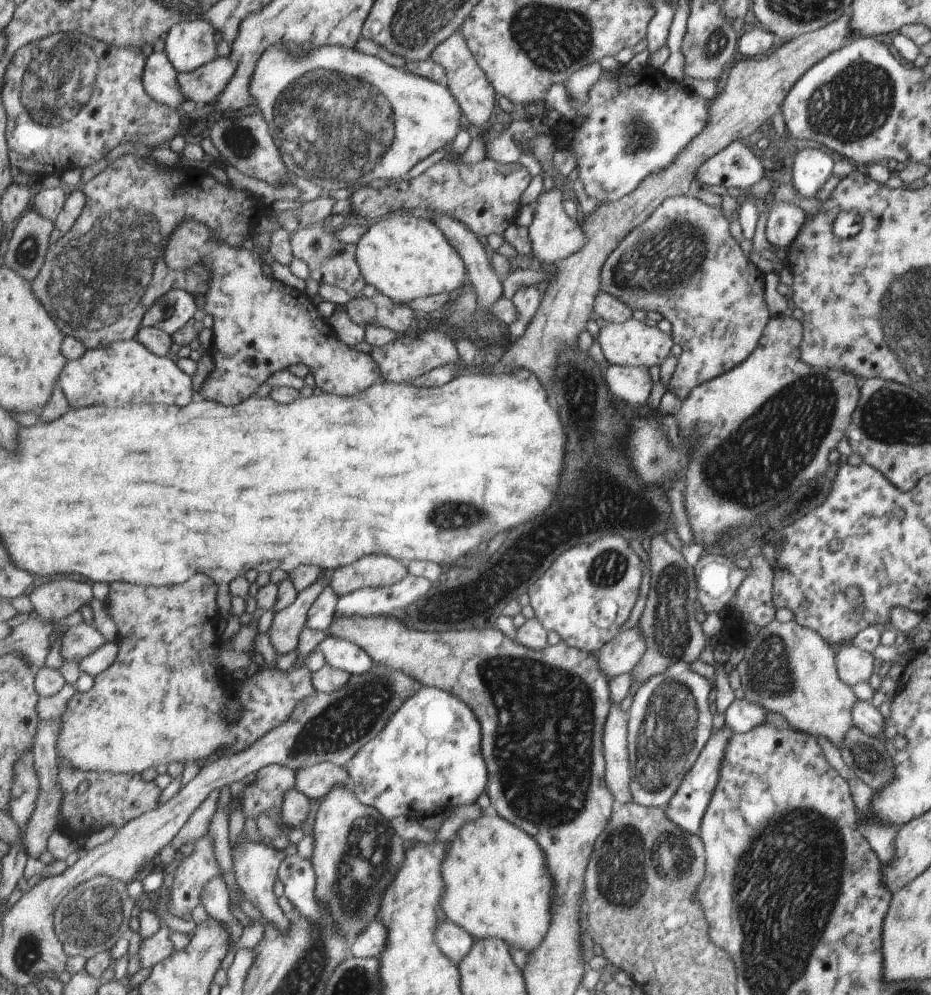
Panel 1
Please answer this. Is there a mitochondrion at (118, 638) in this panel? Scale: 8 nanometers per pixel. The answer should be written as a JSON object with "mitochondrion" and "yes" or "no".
{"mitochondrion":"no"}

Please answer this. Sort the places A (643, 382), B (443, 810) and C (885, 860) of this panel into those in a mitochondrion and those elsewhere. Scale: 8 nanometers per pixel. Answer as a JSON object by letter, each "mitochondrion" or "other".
{"A":"other","B":"other","C":"other"}

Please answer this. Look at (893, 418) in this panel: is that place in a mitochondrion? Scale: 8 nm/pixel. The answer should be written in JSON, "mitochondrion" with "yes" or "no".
{"mitochondrion":"yes"}

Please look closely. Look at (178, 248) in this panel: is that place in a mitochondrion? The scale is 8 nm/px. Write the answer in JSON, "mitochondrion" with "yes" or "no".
{"mitochondrion":"yes"}

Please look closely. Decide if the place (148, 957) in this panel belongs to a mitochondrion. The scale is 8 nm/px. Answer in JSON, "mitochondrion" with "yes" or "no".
{"mitochondrion":"no"}

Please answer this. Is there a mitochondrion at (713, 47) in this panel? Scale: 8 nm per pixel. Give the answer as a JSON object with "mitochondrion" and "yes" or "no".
{"mitochondrion":"yes"}

